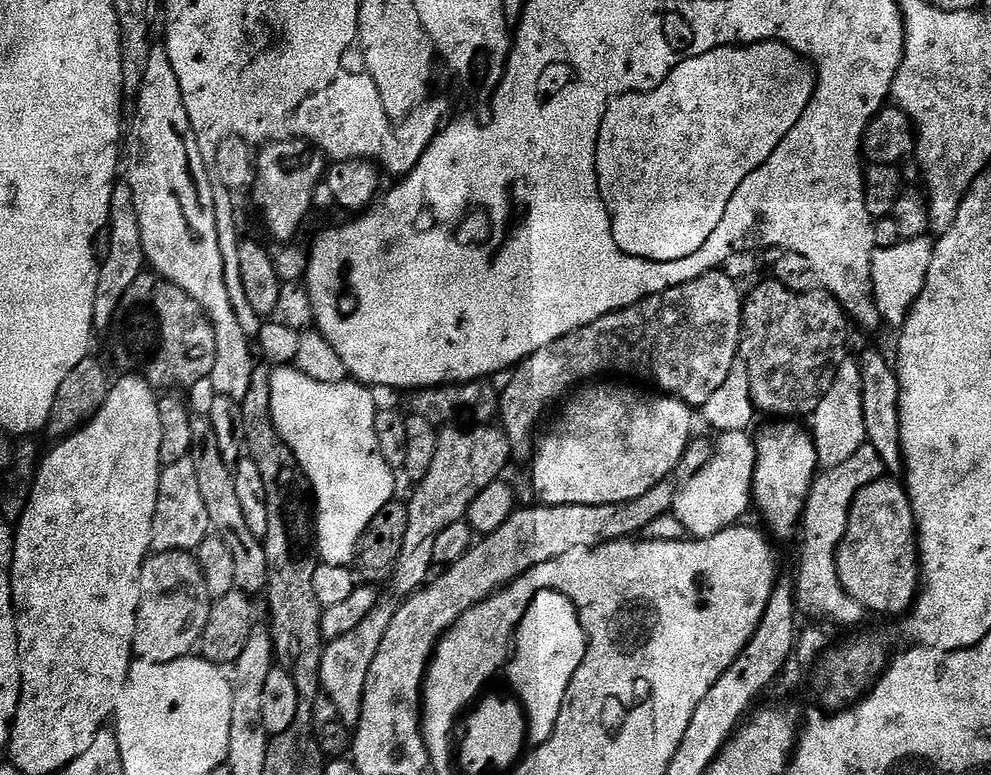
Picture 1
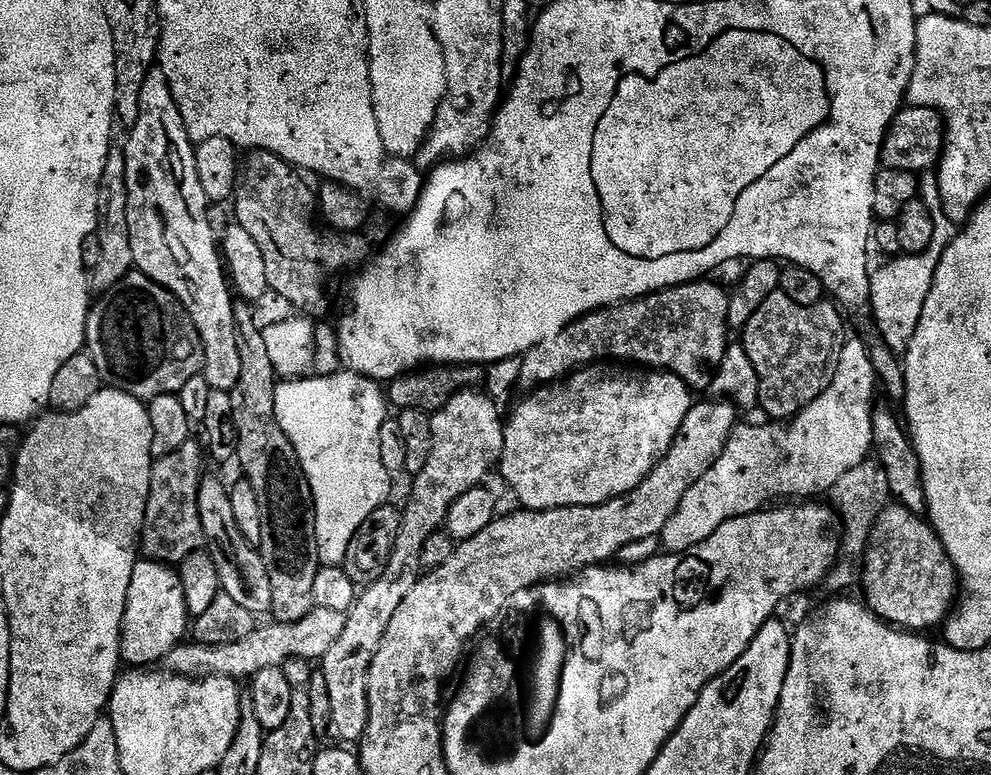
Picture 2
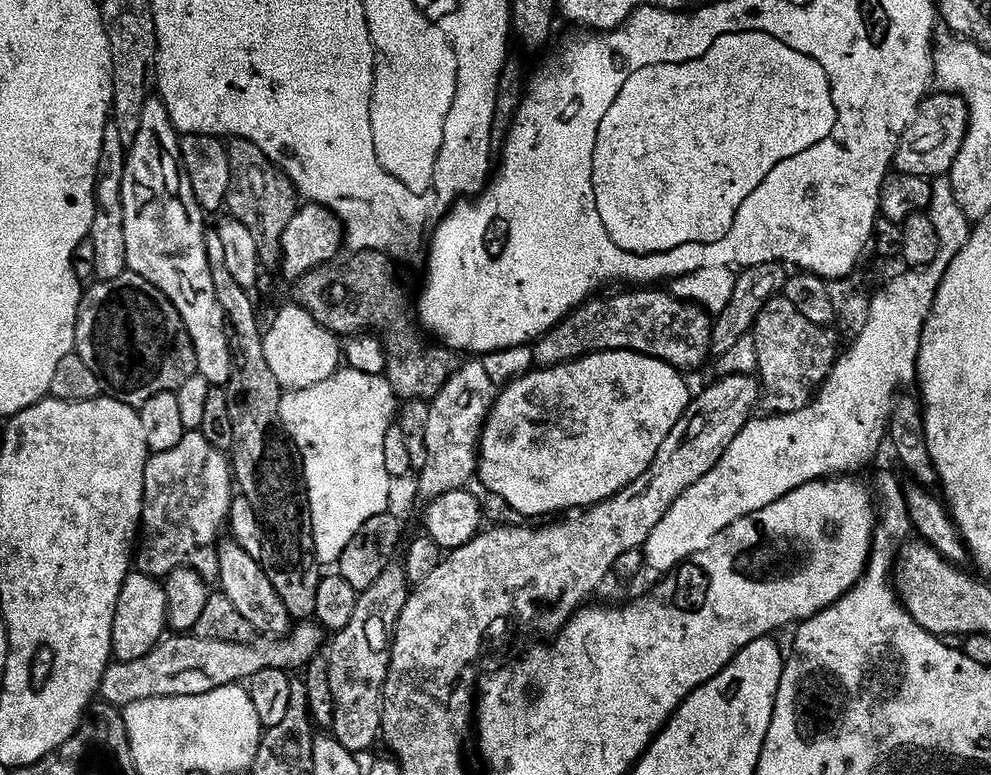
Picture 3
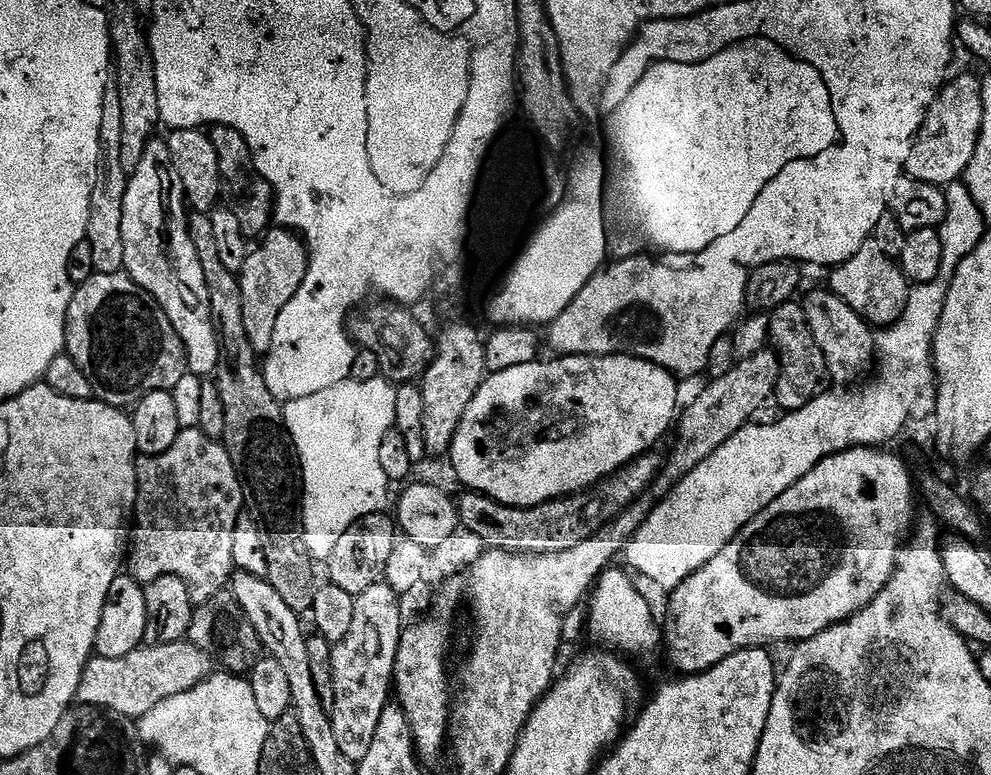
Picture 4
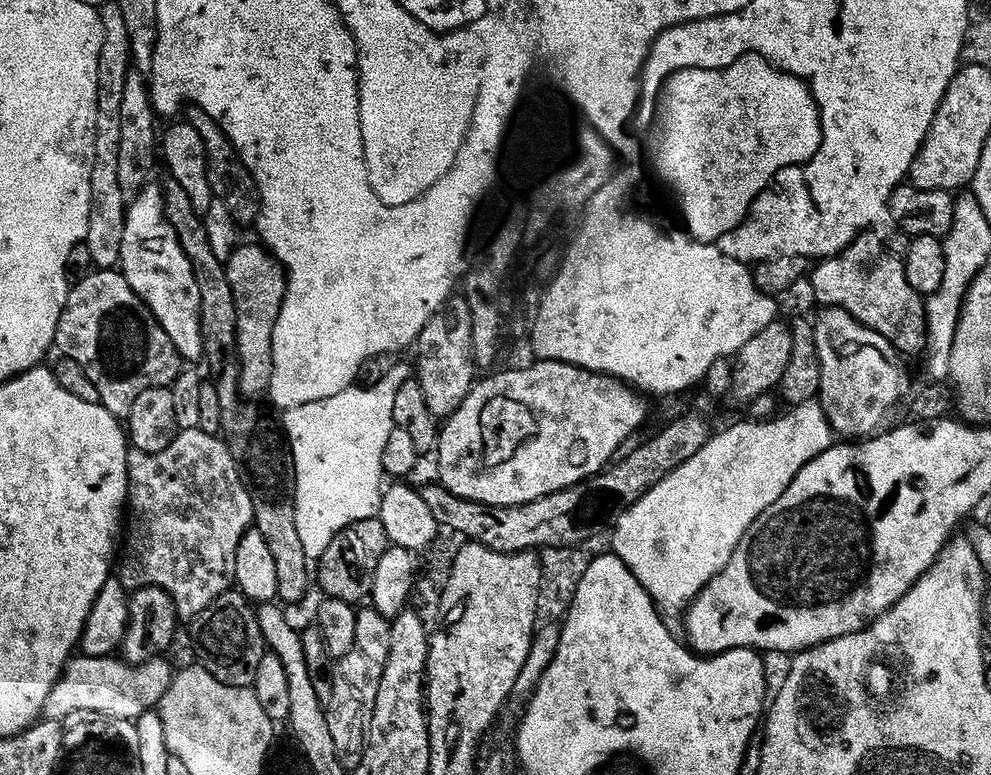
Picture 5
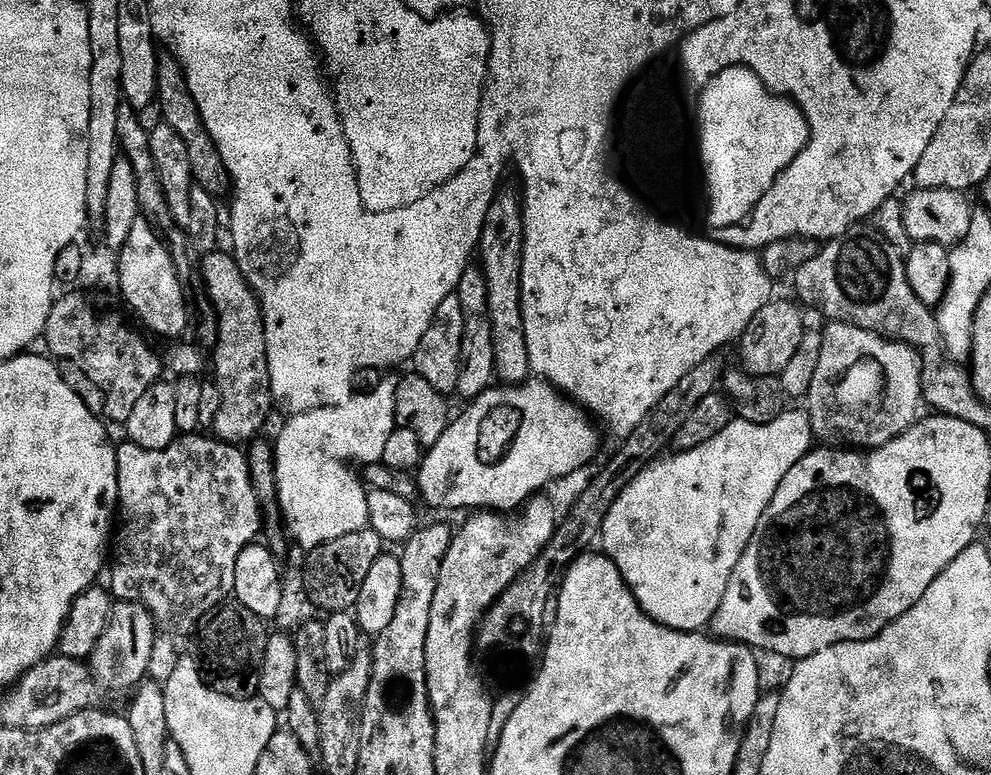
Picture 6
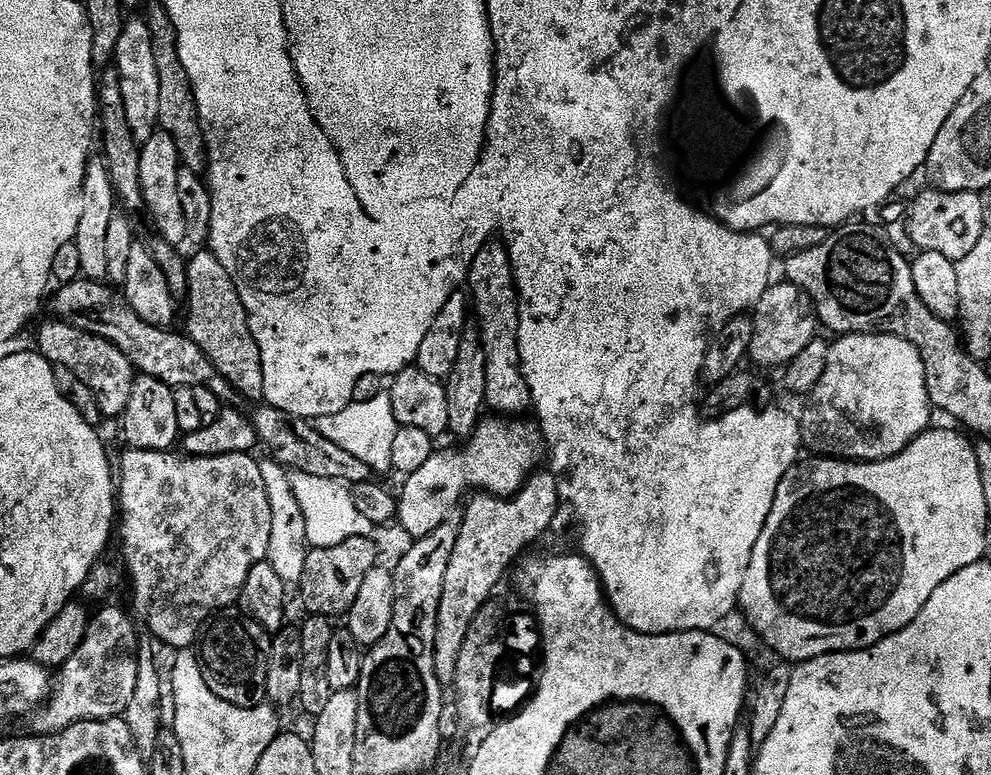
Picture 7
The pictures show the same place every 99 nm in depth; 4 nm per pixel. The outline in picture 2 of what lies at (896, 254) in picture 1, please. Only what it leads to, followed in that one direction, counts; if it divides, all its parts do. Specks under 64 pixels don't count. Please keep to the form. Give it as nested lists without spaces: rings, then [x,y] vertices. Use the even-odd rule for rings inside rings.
[[[940,195],[932,196],[930,207],[934,218],[934,242],[930,242],[930,246],[918,254],[897,255],[897,260],[892,260],[889,264],[882,265],[877,272],[875,269],[871,273],[870,313],[876,319],[873,320],[874,326],[885,344],[897,354],[907,353],[908,344],[916,339],[916,331],[924,319],[926,294],[932,292],[934,278],[940,271],[942,254],[951,244],[955,244],[958,235],[958,226],[950,222],[950,218],[946,218]]]

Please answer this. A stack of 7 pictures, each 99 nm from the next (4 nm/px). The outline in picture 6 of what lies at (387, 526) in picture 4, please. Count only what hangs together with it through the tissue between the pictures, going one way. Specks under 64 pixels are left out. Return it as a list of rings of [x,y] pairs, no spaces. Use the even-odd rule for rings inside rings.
[[[370,527],[345,534],[309,551],[302,560],[305,592],[316,610],[324,614],[355,609],[362,582],[366,582],[374,562],[385,551],[386,541]]]

